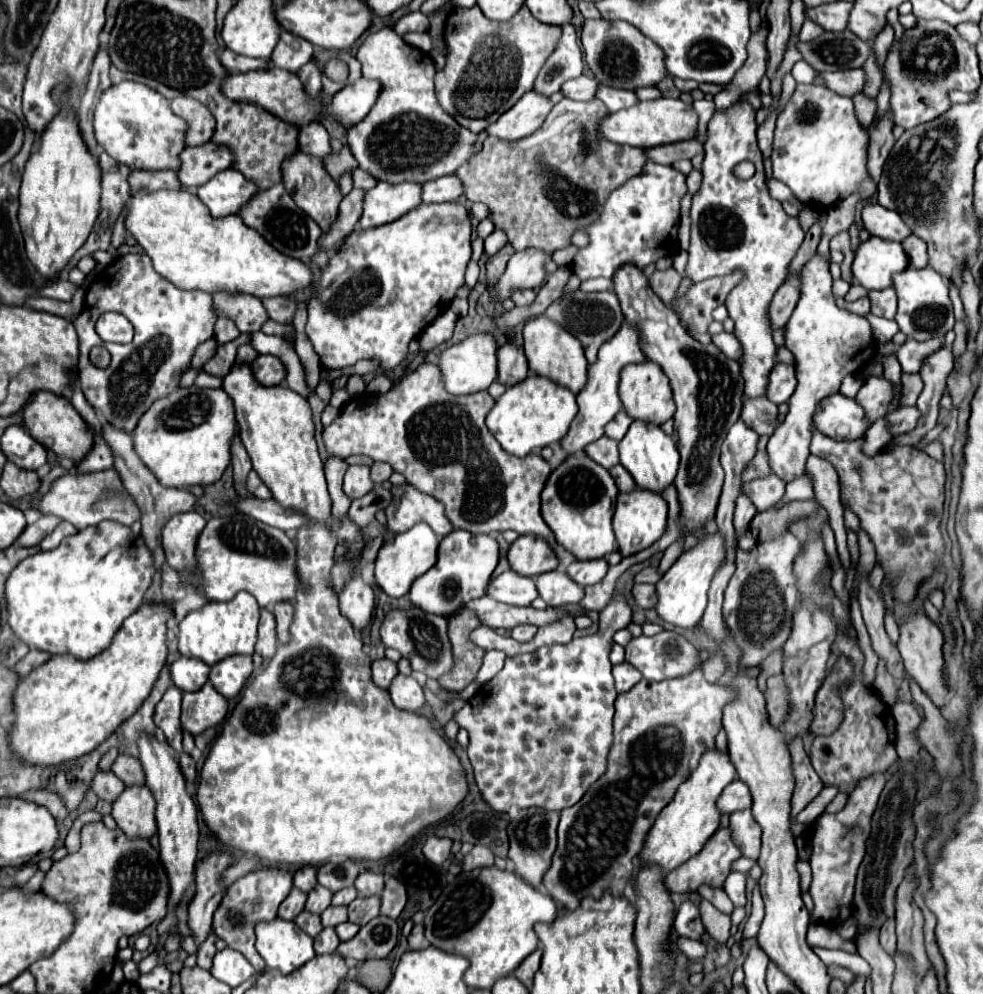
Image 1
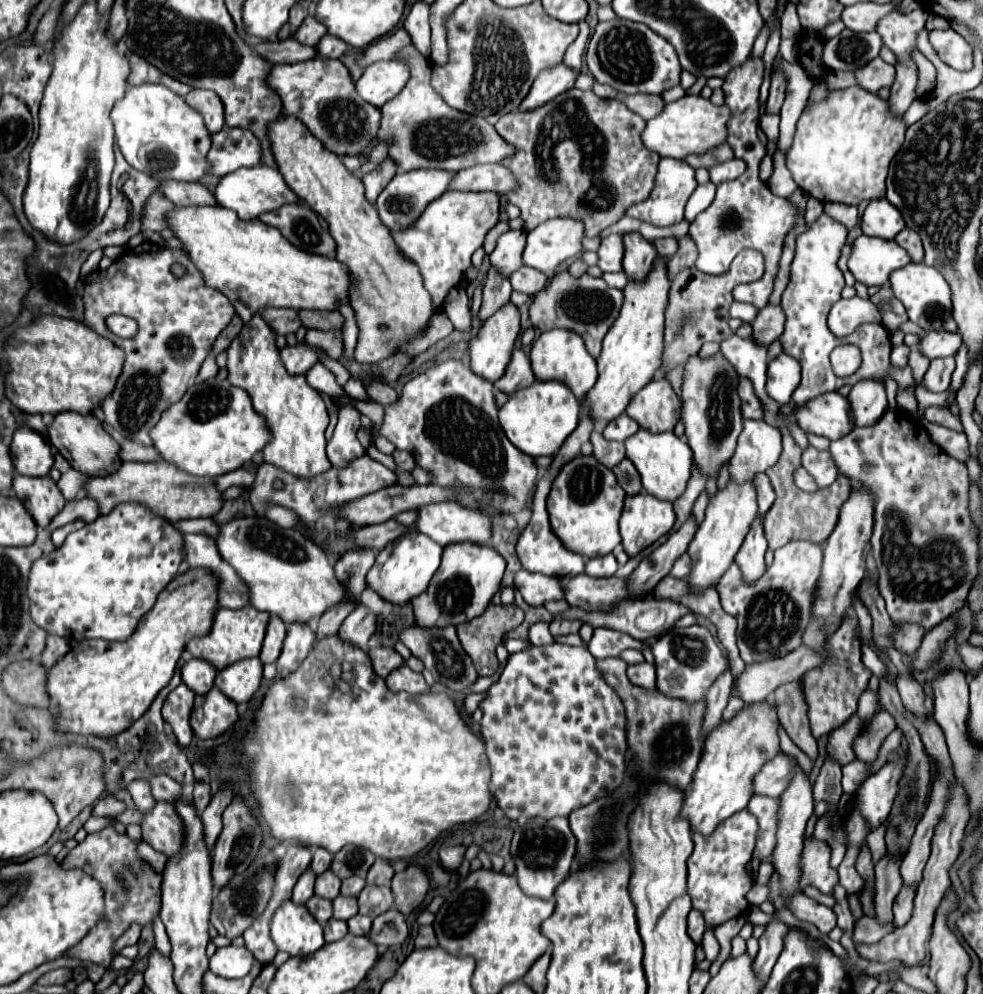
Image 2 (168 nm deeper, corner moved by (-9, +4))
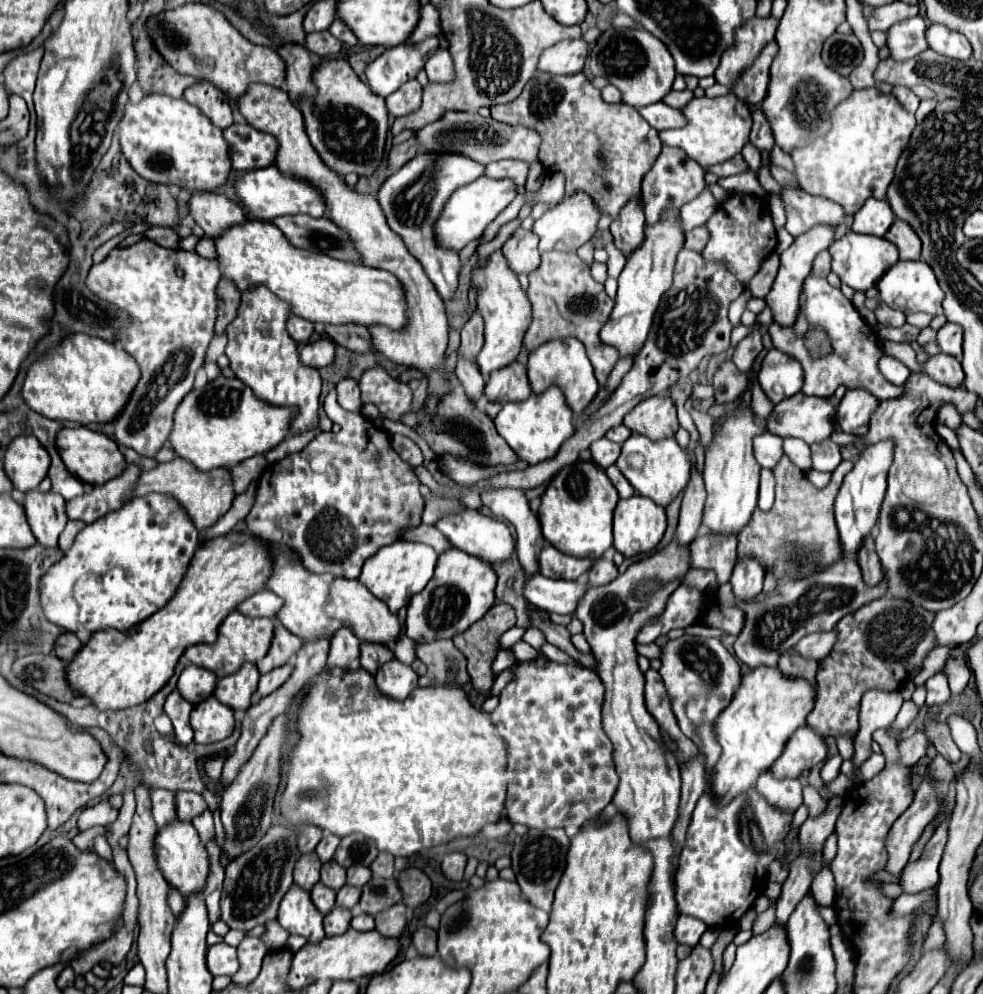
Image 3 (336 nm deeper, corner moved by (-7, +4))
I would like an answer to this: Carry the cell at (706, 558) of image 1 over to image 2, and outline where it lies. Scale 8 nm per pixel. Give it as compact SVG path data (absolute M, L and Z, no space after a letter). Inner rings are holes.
M728 481L724 489L718 489L706 507L706 517L692 539L688 553L692 557L692 573L686 577L696 591L702 591L708 585L716 585L718 579L724 575L724 571L732 565L734 555L738 553L746 533L750 531L750 525L758 517L758 503L756 503L756 489L754 481Z

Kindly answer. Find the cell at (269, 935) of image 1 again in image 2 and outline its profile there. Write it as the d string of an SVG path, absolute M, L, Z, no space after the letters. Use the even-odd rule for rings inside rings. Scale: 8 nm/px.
M292 901L278 907L270 933L276 947L290 955L310 955L324 945L322 925L310 915L306 905L294 905Z

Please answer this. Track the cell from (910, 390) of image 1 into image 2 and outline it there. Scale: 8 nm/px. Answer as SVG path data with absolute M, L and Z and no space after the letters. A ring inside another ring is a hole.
M914 347L912 353L910 353L910 367L912 367L912 371L914 371L914 379L916 379L918 383L922 381L922 375L926 373L928 363L930 363L930 359L928 359L926 355L922 355L922 353L918 351L918 347Z

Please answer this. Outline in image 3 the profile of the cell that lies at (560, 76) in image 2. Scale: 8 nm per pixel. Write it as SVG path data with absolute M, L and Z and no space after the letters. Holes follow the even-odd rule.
M560 41L560 45L552 45L540 55L538 71L550 75L574 75L584 69L586 59L588 45L584 45L584 41Z

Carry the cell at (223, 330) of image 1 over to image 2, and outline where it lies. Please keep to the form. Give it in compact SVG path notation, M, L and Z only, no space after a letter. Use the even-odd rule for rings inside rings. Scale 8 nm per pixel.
M174 207L168 213L168 225L184 243L184 251L190 255L192 263L202 271L206 285L220 289L244 323L264 307L286 307L286 309L316 309L316 311L336 311L338 305L350 303L352 275L334 257L306 253L296 249L282 237L282 233L262 221L244 221L234 211L224 207Z

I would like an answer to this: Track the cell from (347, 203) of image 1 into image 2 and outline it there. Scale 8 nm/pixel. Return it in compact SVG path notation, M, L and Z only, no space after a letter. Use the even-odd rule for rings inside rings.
M386 159L374 171L370 171L368 175L362 177L368 201L376 201L376 197L382 193L382 189L388 185L388 181L396 175L396 171L398 171L398 165L394 165L394 161L390 161L390 159Z

